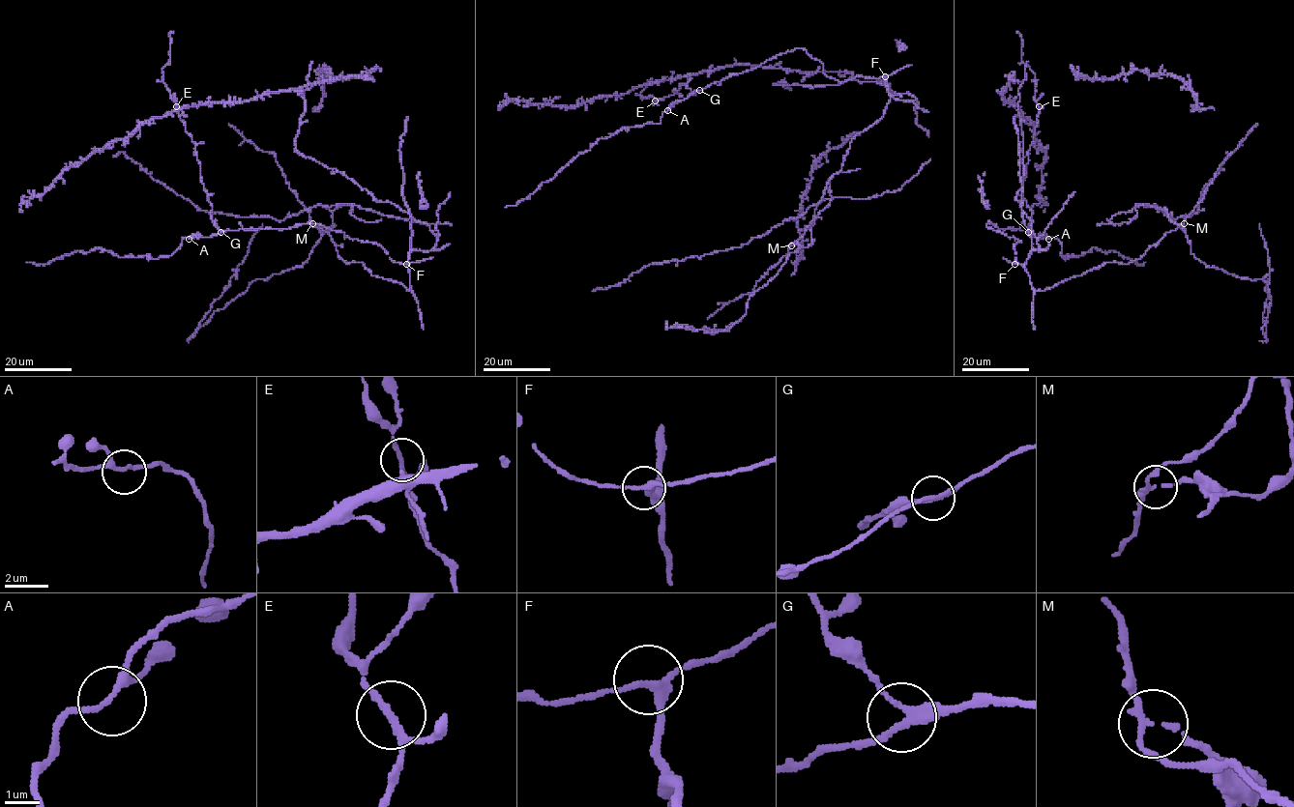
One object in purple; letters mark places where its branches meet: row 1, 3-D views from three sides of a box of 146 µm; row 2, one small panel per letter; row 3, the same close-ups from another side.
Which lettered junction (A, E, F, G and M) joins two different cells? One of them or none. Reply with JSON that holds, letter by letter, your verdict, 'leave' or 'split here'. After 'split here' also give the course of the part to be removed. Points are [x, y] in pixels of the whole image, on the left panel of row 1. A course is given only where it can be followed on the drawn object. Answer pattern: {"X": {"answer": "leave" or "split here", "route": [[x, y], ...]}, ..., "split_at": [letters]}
{"A": {"answer": "leave"}, "E": {"answer": "leave"}, "F": {"answer": "leave"}, "G": {"answer": "leave"}, "M": {"answer": "split here", "route": [[312, 223], [320, 238], [306, 263], [267, 280], [255, 279], [216, 310], [193, 337], [262, 224]]}, "split_at": ["M"]}

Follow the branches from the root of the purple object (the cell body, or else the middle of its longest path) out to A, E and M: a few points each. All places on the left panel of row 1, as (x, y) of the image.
A: (408, 266), (394, 261), (376, 244), (351, 239), (343, 232), (314, 223), (280, 229), (226, 230), (189, 239)
E: (408, 266), (394, 261), (376, 244), (314, 223), (220, 230), (200, 180), (195, 144), (176, 106)
M: (408, 266), (408, 291), (400, 282), (372, 276), (361, 262), (346, 264), (332, 237), (312, 223)

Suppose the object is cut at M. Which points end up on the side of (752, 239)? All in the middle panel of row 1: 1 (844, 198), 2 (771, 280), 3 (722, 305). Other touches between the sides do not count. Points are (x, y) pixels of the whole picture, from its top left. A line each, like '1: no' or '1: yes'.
1: yes
2: no
3: yes

